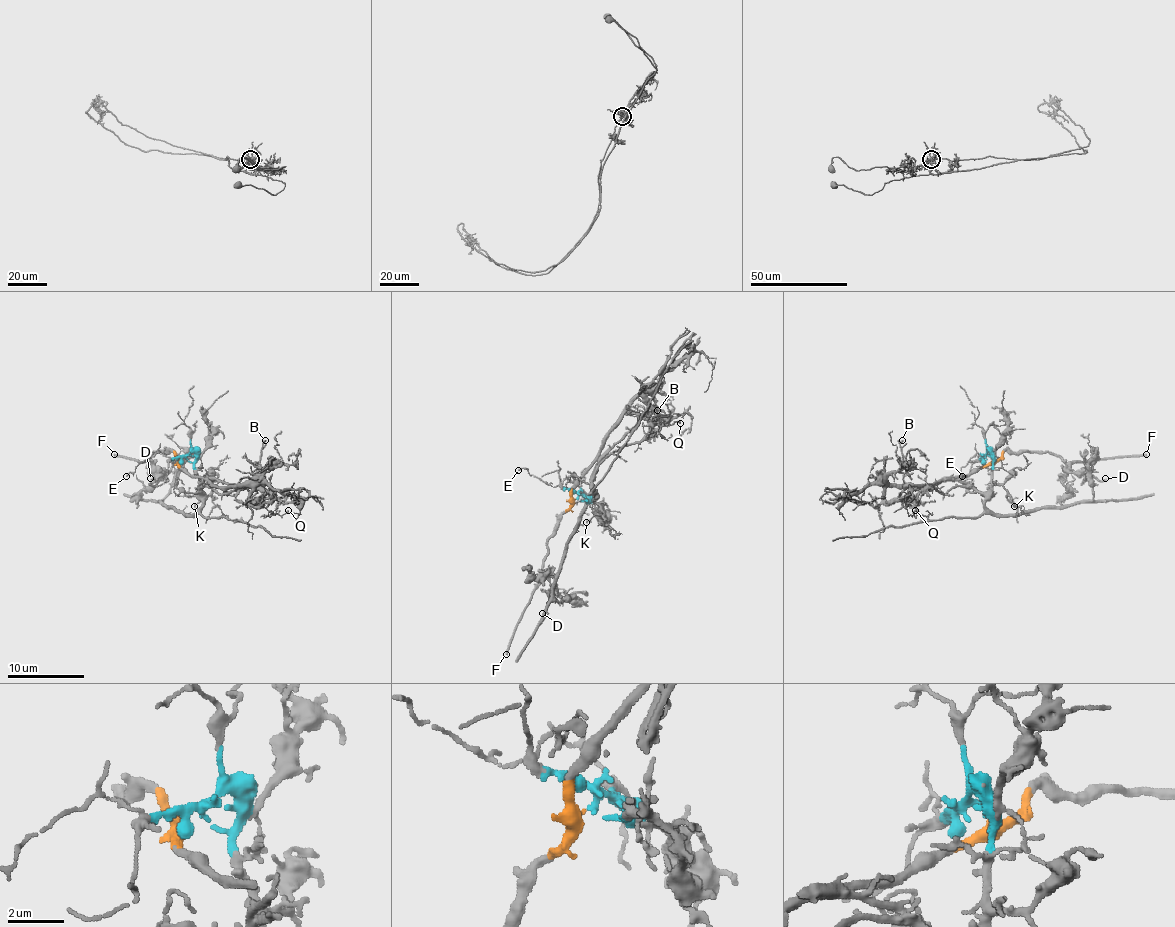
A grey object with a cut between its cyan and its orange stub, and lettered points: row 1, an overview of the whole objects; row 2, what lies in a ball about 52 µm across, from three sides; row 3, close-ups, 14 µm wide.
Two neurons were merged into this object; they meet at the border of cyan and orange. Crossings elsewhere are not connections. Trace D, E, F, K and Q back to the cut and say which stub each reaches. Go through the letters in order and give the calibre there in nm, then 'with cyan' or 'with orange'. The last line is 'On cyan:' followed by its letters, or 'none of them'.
D: calibre 120 nm; with orange
E: calibre 120 nm; with cyan
F: calibre 200 nm; with orange
K: calibre 90 nm; with cyan
Q: calibre 130 nm; with cyan
On cyan: E, K, Q

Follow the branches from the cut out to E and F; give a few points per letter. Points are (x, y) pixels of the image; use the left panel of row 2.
E: (183, 455), (151, 455), (126, 476)
F: (183, 455), (180, 459), (172, 451), (157, 451), (151, 455), (151, 463), (114, 453)

